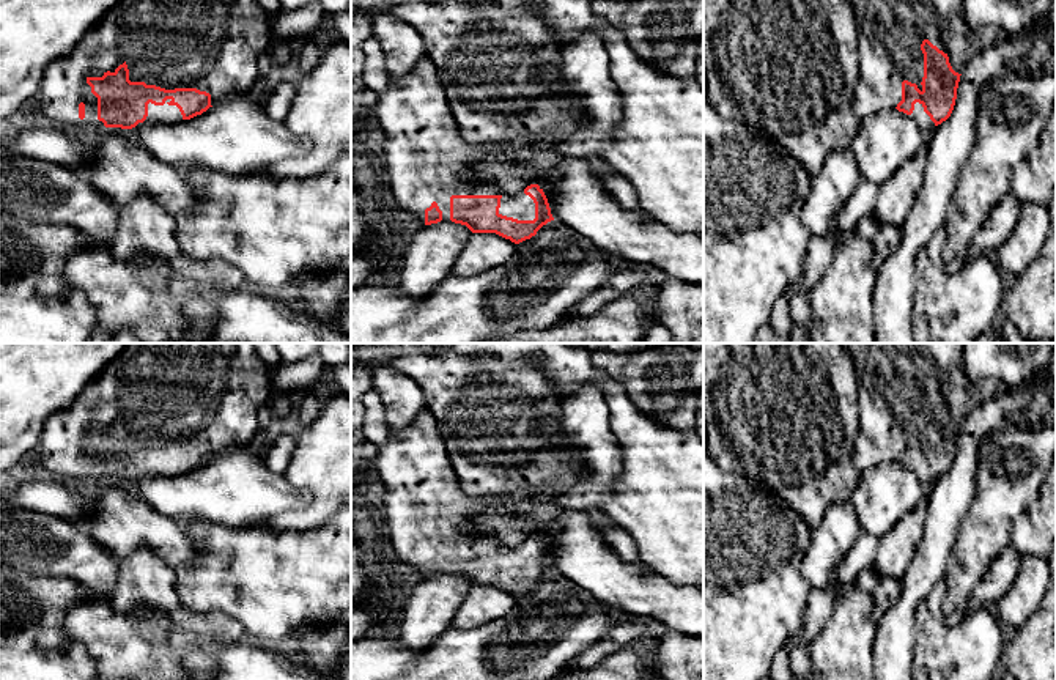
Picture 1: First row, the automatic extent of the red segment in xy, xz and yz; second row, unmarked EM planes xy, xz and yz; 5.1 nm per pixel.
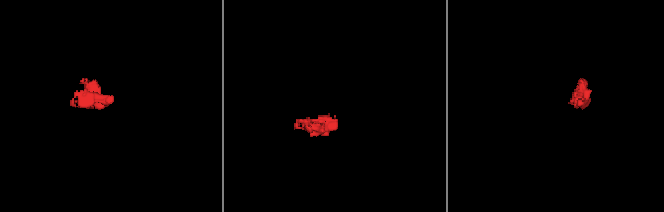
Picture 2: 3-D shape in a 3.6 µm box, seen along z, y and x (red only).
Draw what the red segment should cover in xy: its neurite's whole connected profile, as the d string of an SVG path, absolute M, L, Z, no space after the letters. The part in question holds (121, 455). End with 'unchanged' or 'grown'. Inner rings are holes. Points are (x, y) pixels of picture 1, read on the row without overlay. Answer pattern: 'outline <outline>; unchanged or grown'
outline M127 343L68 409L47 417L35 455L36 471L65 483L87 486L105 480L178 477L227 450L249 447L260 430L258 409L272 400L268 365L253 343Z; grown

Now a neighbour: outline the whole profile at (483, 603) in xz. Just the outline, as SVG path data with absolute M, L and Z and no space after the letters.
M472 586L464 601L453 615L452 626L472 630L486 622L507 615L518 597L496 586Z

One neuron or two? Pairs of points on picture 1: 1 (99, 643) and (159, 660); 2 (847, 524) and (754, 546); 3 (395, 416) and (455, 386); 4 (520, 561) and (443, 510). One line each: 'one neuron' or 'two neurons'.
1: one neuron
2: two neurons
3: two neurons
4: one neuron

